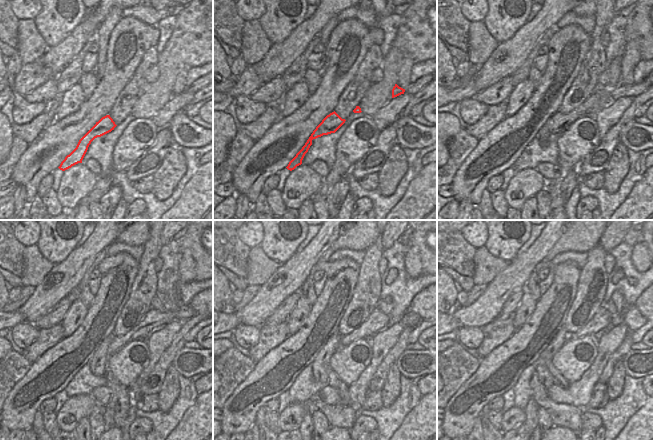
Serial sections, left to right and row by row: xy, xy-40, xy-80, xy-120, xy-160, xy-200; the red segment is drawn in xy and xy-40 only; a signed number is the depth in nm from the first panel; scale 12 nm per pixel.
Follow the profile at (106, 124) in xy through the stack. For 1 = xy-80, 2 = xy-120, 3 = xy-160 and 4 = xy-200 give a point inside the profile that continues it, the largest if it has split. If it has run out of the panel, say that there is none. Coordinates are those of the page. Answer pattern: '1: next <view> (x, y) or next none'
1: next xy-80 (558, 122)
2: next xy-120 (153, 318)
3: next xy-160 (377, 319)
4: next xy-200 (602, 319)

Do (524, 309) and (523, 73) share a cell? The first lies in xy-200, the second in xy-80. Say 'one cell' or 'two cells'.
two cells

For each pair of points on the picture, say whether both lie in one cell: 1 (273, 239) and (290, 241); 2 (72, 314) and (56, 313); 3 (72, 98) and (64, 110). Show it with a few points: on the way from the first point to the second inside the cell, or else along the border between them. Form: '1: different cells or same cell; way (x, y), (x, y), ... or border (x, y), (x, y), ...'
1: same cell; way (277, 239), (286, 240)
2: different cells; border (72, 302), (60, 322)
3: same cell; way (70, 101), (66, 107)

